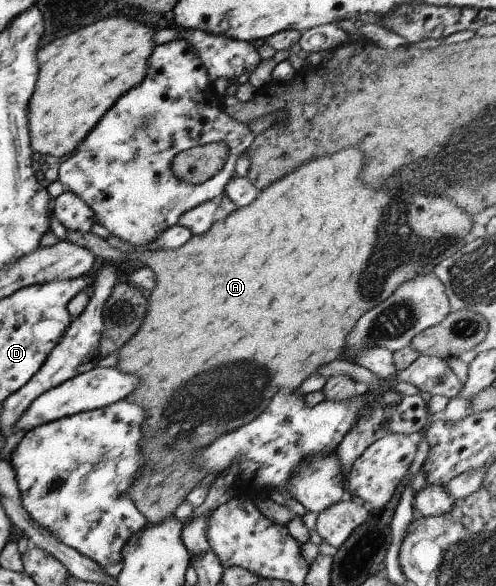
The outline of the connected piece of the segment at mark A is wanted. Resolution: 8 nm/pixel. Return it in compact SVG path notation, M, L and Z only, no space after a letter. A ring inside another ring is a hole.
M344 149L344 151L338 151L334 155L304 163L302 167L292 170L292 173L287 173L265 187L248 207L237 207L234 213L226 216L226 219L214 222L208 233L191 235L190 239L178 249L152 251L144 249L143 252L125 254L117 248L110 247L105 239L90 231L83 234L79 231L66 231L68 242L88 249L95 257L102 257L113 264L119 264L126 259L137 259L148 266L156 275L156 285L154 285L152 291L148 292L150 295L146 299L146 315L142 319L142 325L130 337L130 341L115 352L117 363L114 366L123 374L136 375L140 379L140 385L135 387L128 395L125 395L122 400L138 405L146 413L146 417L143 417L141 423L142 439L139 441L139 452L144 457L144 465L140 466L137 471L135 482L129 489L129 498L132 500L134 507L145 517L148 525L157 524L166 516L173 515L174 509L185 500L187 493L207 474L204 470L197 468L197 465L193 462L195 454L207 448L218 436L252 421L270 403L272 395L277 391L285 390L292 394L310 373L316 372L325 363L340 358L347 335L364 312L383 302L396 289L396 286L403 281L420 274L432 272L433 267L436 267L440 261L446 259L452 253L456 253L465 244L464 236L468 234L472 221L469 216L460 211L459 206L453 200L444 199L444 196L434 197L430 194L392 197L386 191L372 191L372 189L358 183L360 167L362 167L362 157L360 157L358 149ZM224 401L226 401L226 405L222 407L222 411L214 411L214 405L224 403Z

